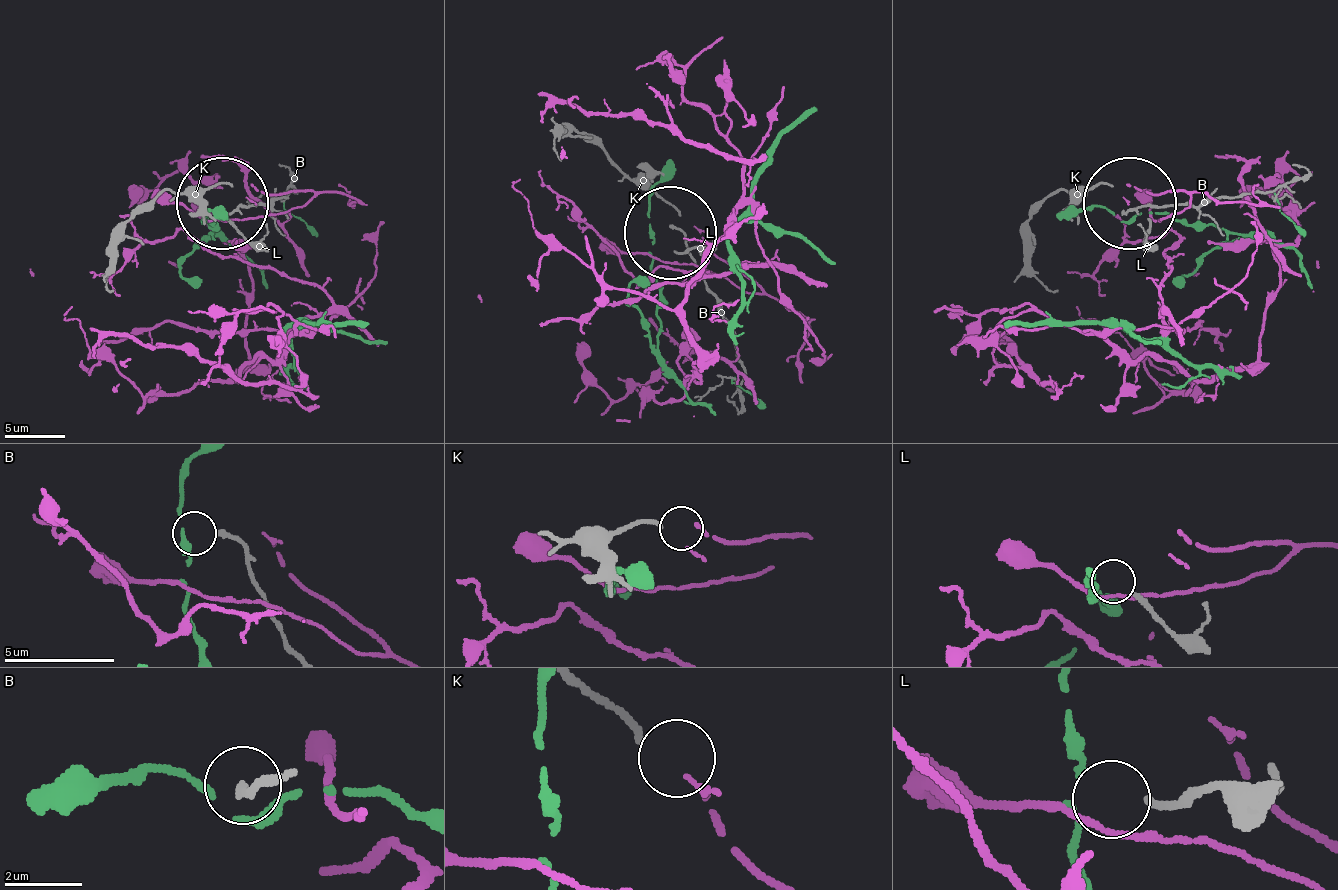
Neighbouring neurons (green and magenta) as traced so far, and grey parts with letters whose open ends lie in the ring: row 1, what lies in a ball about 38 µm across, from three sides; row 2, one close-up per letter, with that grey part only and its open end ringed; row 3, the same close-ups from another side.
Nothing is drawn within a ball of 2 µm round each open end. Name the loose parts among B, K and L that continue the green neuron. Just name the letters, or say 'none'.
none

